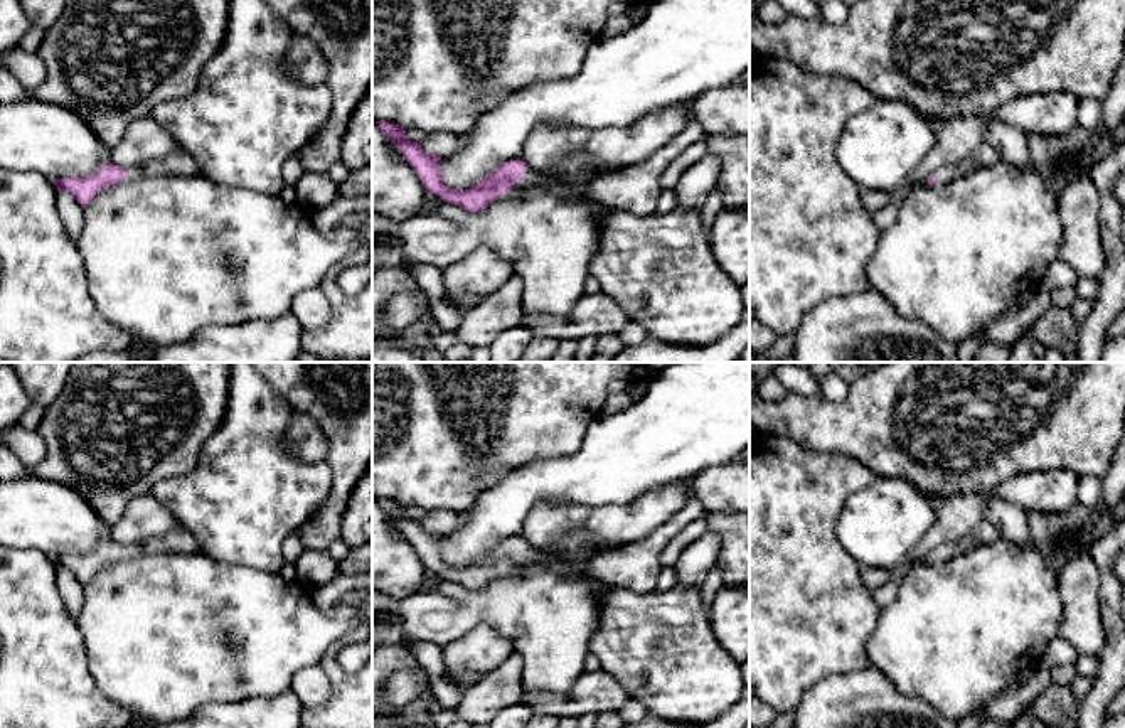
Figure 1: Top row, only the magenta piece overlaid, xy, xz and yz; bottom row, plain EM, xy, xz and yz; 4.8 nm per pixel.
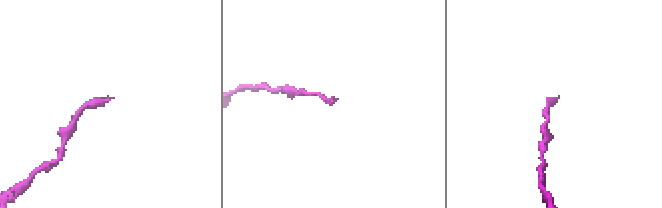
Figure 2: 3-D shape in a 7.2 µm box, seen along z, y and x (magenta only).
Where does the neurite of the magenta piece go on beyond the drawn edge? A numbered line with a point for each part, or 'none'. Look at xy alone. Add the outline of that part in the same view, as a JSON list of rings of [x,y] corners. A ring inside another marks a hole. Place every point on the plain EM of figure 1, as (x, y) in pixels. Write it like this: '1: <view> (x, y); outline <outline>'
1: xy (181, 540); outline [[[184,526],[177,527],[175,531],[157,536],[148,541],[141,541],[126,548],[126,553],[131,556],[150,556],[150,554],[175,554],[175,553],[195,553],[197,551],[197,539],[195,536]]]

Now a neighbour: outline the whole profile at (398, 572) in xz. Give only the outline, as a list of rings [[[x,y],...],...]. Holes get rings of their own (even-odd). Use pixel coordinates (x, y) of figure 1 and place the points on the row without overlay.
[[[372,500],[372,592],[406,598],[423,592],[426,566],[404,536],[391,533],[391,519]]]

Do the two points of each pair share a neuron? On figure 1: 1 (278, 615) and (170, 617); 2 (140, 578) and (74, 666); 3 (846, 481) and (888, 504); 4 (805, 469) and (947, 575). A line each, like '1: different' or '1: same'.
1: same
2: different
3: different
4: different

